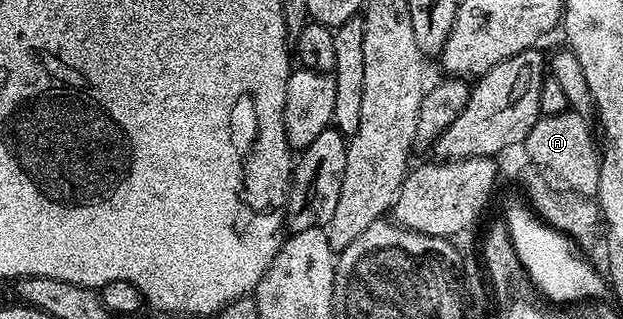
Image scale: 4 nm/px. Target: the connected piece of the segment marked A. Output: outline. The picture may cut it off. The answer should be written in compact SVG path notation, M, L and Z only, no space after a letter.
M569 108L561 114L545 114L530 128L522 150L528 153L528 162L541 166L553 178L564 183L568 189L594 196L598 192L600 179L600 150L598 142L592 139L592 130L588 127L589 119Z

